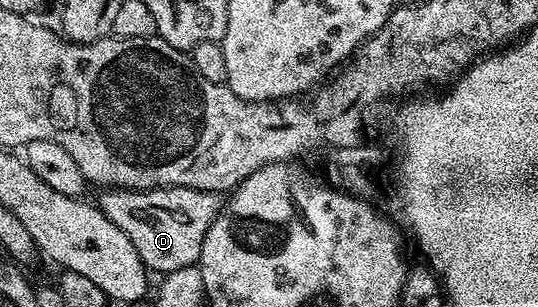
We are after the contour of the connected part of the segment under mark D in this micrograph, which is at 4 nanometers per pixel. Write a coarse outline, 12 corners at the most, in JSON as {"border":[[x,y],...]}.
{"border":[[112,187],[99,209],[148,271],[198,261],[216,191]]}

